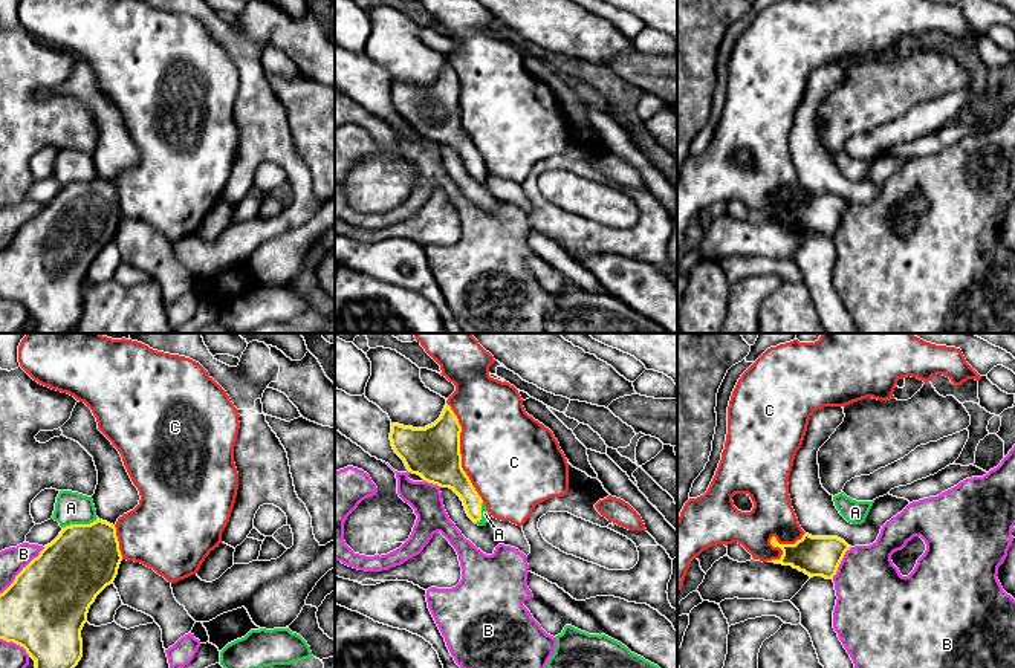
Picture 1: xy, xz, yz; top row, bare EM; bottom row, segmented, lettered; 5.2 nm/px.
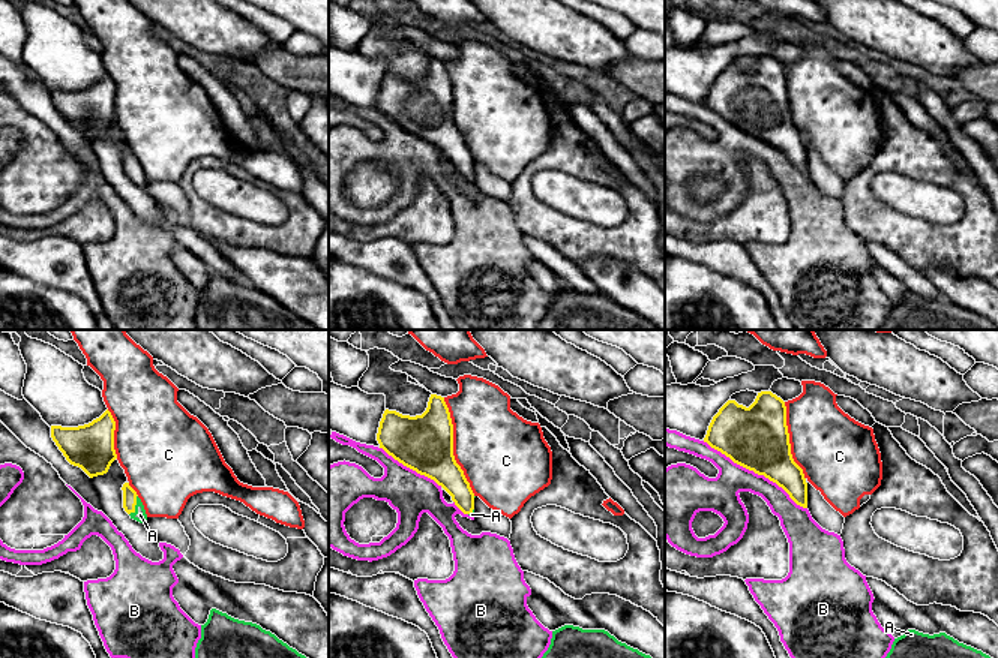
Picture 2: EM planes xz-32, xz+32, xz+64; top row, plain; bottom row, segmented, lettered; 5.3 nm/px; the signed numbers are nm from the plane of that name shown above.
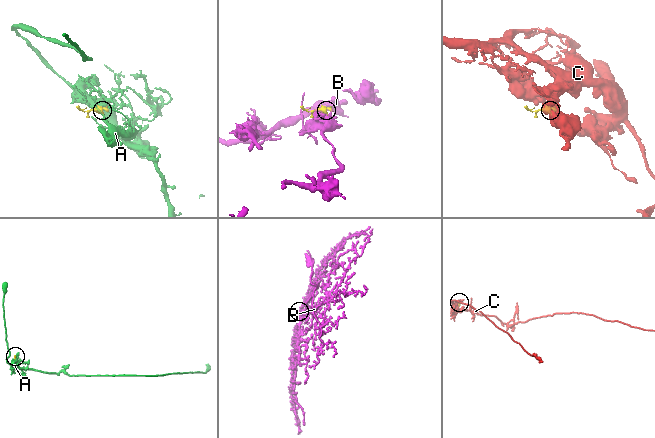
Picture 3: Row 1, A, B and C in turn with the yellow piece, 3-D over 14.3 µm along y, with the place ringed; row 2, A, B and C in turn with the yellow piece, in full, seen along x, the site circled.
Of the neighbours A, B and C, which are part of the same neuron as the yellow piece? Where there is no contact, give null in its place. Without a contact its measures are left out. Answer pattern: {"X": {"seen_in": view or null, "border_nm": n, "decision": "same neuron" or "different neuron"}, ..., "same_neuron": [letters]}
{"A": {"seen_in": "xy", "border_nm": 190, "decision": "same neuron"}, "B": {"seen_in": "xy", "border_nm": 340, "decision": "different neuron"}, "C": {"seen_in": "xz", "border_nm": 550, "decision": "different neuron"}, "same_neuron": ["A"]}

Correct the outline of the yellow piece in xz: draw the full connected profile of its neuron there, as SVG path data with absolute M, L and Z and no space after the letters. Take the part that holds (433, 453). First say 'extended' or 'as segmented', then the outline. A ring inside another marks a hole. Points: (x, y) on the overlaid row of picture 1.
extended; M446 404L440 417L425 428L391 423L390 440L408 472L452 489L468 517L475 524L486 526L489 512L462 468L460 433L459 419Z

